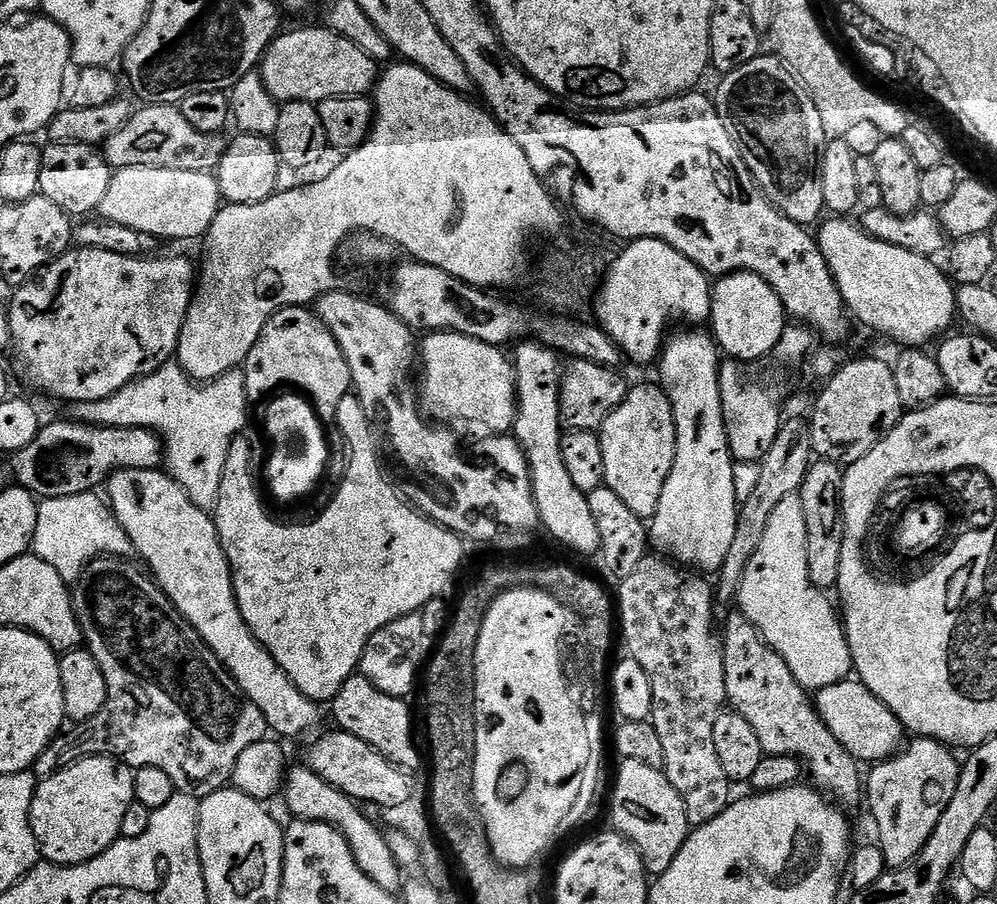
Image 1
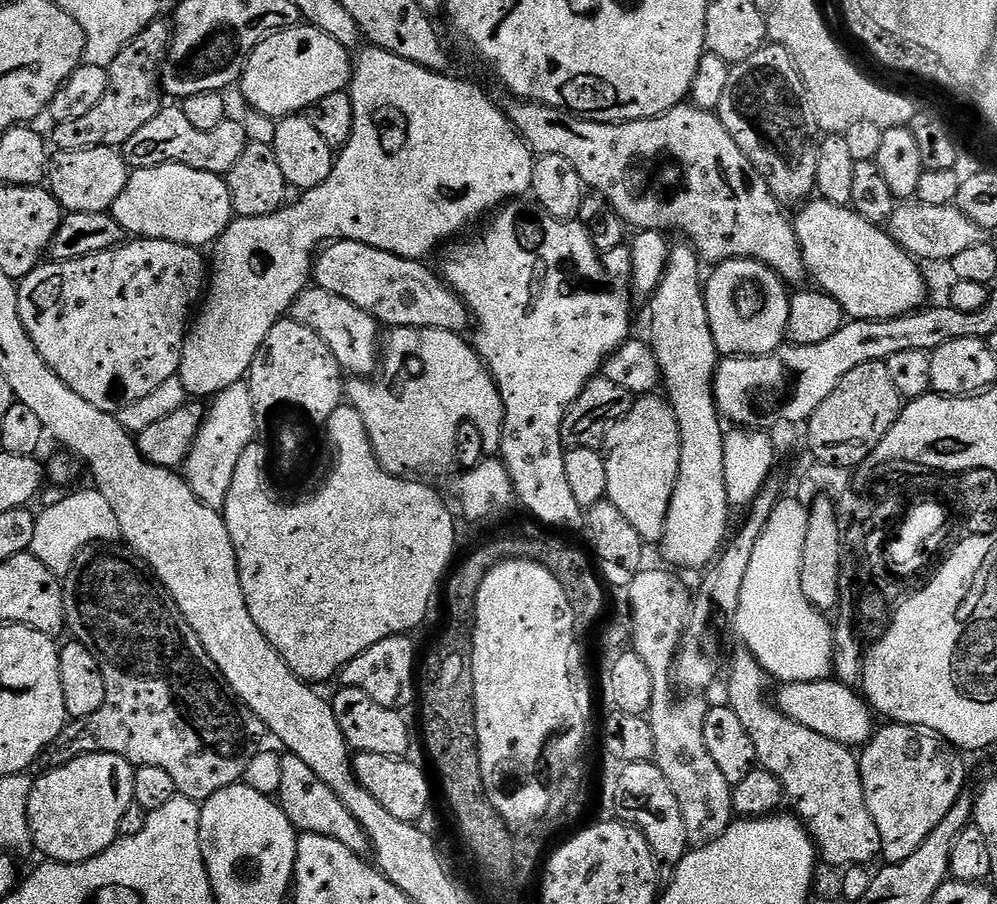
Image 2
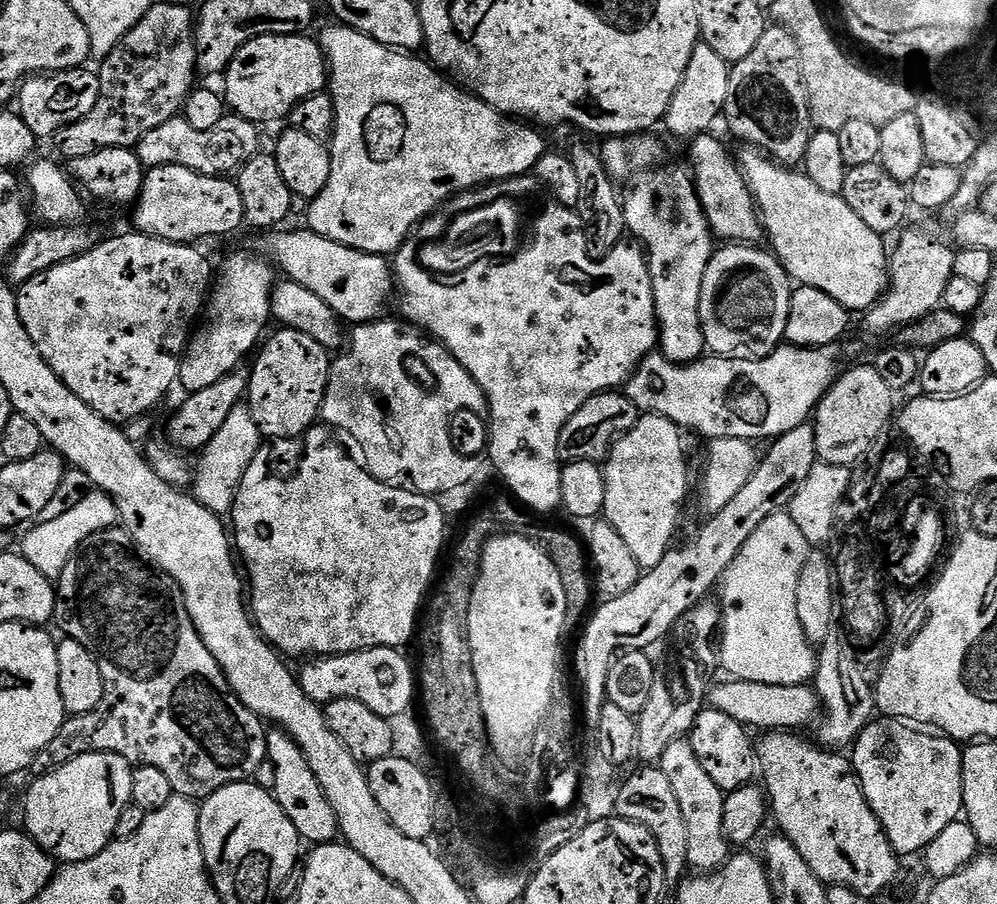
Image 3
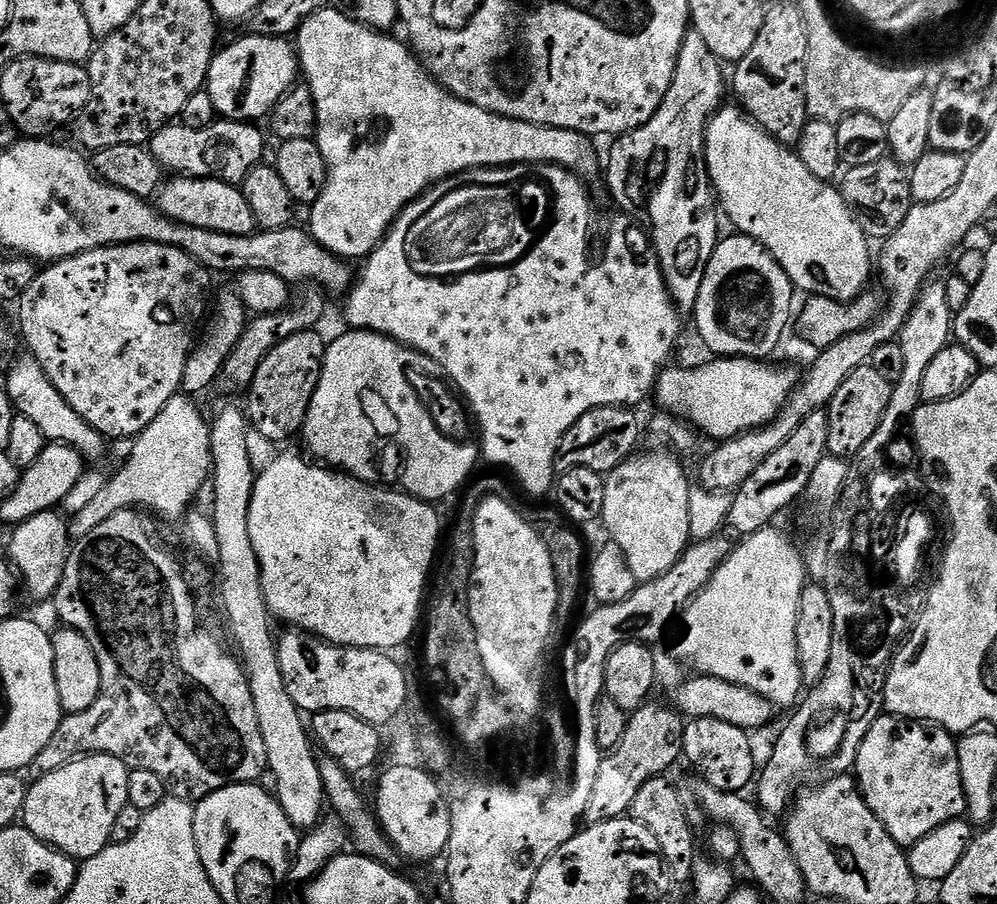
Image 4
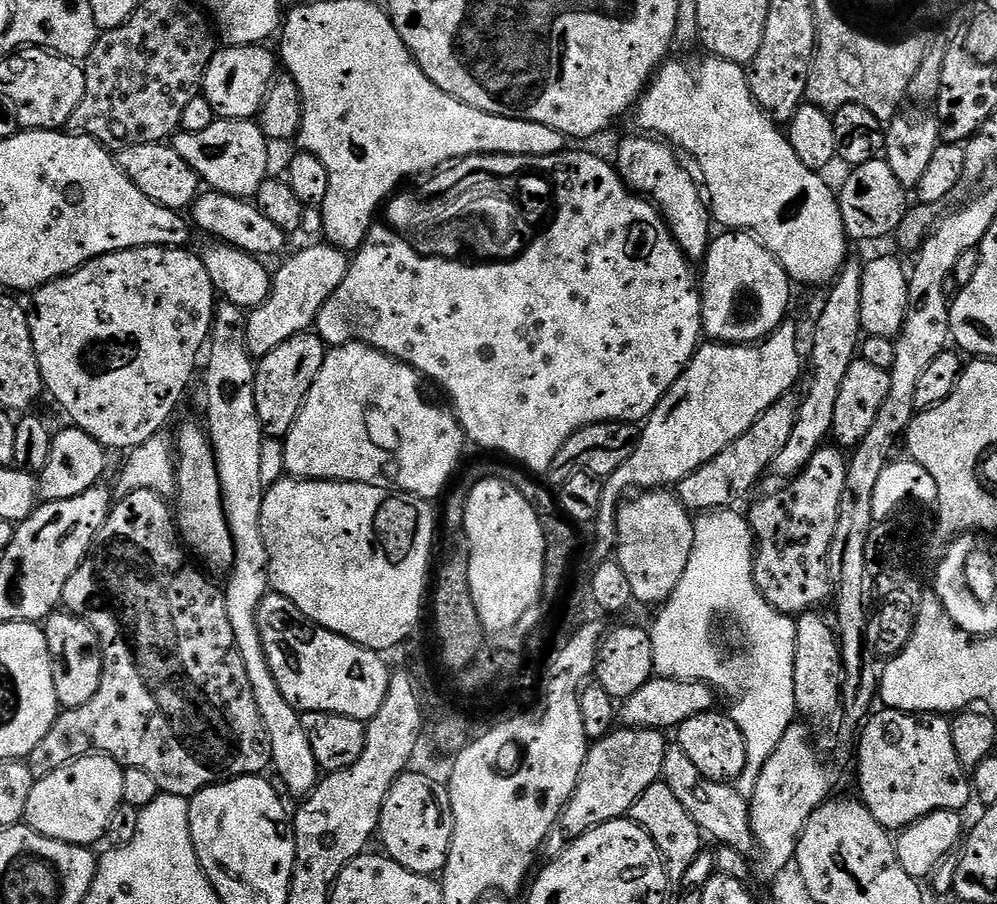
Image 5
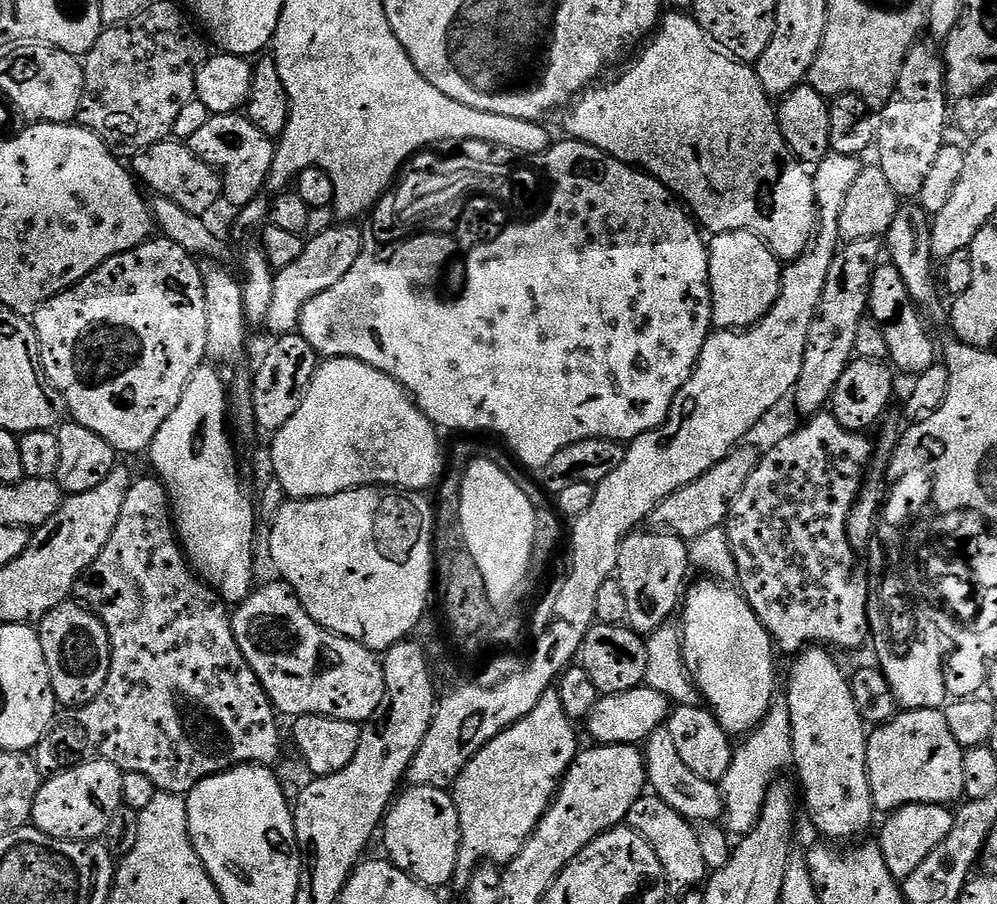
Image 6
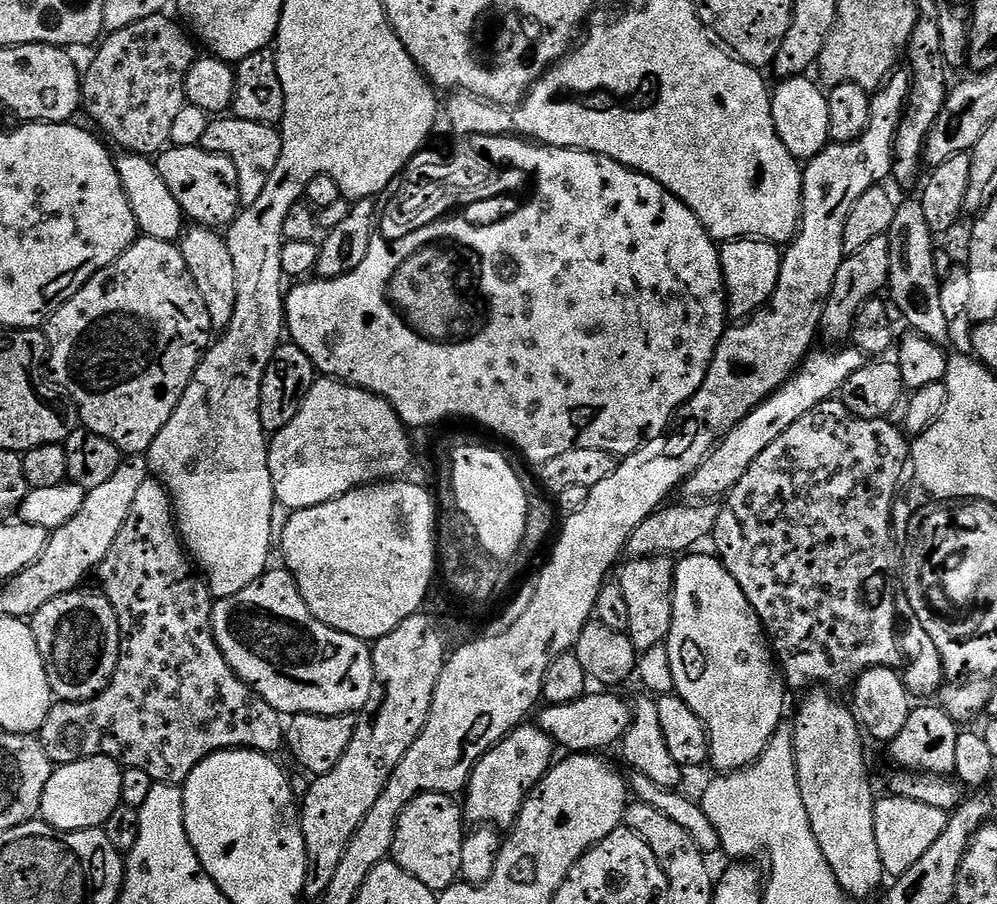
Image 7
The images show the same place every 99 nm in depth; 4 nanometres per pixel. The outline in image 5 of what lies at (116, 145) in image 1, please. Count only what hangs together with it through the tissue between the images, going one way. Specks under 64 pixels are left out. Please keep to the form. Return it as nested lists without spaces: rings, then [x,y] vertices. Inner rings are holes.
[[[217,118],[213,124],[206,126],[206,130],[198,130],[197,132],[177,131],[171,137],[170,143],[174,150],[178,150],[178,154],[182,154],[186,166],[194,169],[200,175],[201,181],[211,191],[221,192],[239,200],[251,201],[255,197],[256,191],[262,186],[262,182],[269,179],[268,148],[270,148],[270,142],[264,137],[264,132],[255,119],[221,120]]]

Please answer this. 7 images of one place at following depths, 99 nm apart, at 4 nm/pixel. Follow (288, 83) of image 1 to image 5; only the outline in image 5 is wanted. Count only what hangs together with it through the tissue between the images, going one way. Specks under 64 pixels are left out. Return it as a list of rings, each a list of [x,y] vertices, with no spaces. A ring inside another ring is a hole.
[[[241,44],[217,50],[206,66],[202,95],[221,120],[251,120],[264,105],[268,89],[278,75],[278,56],[268,46]]]

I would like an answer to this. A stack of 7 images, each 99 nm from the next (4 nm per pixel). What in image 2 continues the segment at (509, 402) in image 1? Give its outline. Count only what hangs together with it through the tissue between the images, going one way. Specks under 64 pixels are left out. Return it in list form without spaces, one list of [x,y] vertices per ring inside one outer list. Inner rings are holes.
[[[393,328],[390,335],[392,337],[382,344],[383,359],[385,356],[390,363],[396,364],[400,356],[417,356],[424,373],[417,380],[406,381],[400,393],[396,393],[386,381],[376,381],[376,378],[352,378],[346,384],[347,403],[358,410],[358,414],[362,414],[362,422],[366,422],[368,437],[380,465],[393,474],[408,474],[411,468],[450,467],[452,451],[456,448],[456,431],[467,420],[480,428],[480,440],[484,443],[483,455],[495,457],[504,429],[504,407],[494,378],[471,343],[463,335],[437,328]]]

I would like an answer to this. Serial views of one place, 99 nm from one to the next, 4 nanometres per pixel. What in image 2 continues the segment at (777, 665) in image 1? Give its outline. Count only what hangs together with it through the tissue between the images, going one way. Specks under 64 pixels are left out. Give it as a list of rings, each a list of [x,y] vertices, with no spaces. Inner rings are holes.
[[[739,650],[739,651],[740,652],[734,653],[733,656],[731,653],[730,663],[727,665],[727,668],[726,668],[726,676],[727,676],[727,672],[728,672],[728,700],[726,700],[726,704],[727,704],[727,707],[730,707],[734,710],[734,714],[738,714],[738,719],[740,719],[740,721],[742,721],[742,726],[746,726],[746,734],[750,734],[750,742],[754,742],[754,750],[756,751],[756,758],[757,758],[759,767],[765,768],[767,772],[769,772],[770,774],[774,774],[778,778],[778,782],[784,788],[784,794],[785,794],[786,800],[787,800],[787,803],[789,805],[792,803],[793,809],[791,808],[791,811],[793,813],[795,813],[795,815],[798,817],[800,823],[803,824],[804,827],[807,828],[808,831],[812,833],[812,843],[816,845],[816,850],[817,850],[819,859],[821,861],[823,861],[823,863],[825,860],[825,862],[828,864],[837,864],[837,866],[838,866],[837,869],[840,869],[840,870],[843,870],[853,864],[863,864],[865,866],[871,865],[871,863],[870,863],[871,860],[874,858],[877,859],[877,857],[880,856],[880,839],[878,838],[878,826],[874,826],[874,818],[870,818],[870,810],[866,806],[866,794],[862,790],[862,778],[860,777],[860,761],[858,759],[857,753],[855,751],[853,751],[853,749],[849,748],[848,745],[846,745],[846,744],[839,744],[838,742],[834,742],[830,738],[822,738],[822,734],[814,734],[814,730],[806,730],[806,726],[802,726],[798,722],[794,722],[793,720],[791,720],[790,717],[787,716],[786,714],[782,714],[780,712],[780,709],[775,707],[773,704],[773,701],[770,699],[770,692],[769,692],[769,696],[768,696],[768,684],[770,685],[770,677],[768,675],[767,670],[765,670],[765,668],[763,668],[762,665],[759,664],[757,662],[757,660],[754,659],[751,652],[749,652],[747,650]]]

